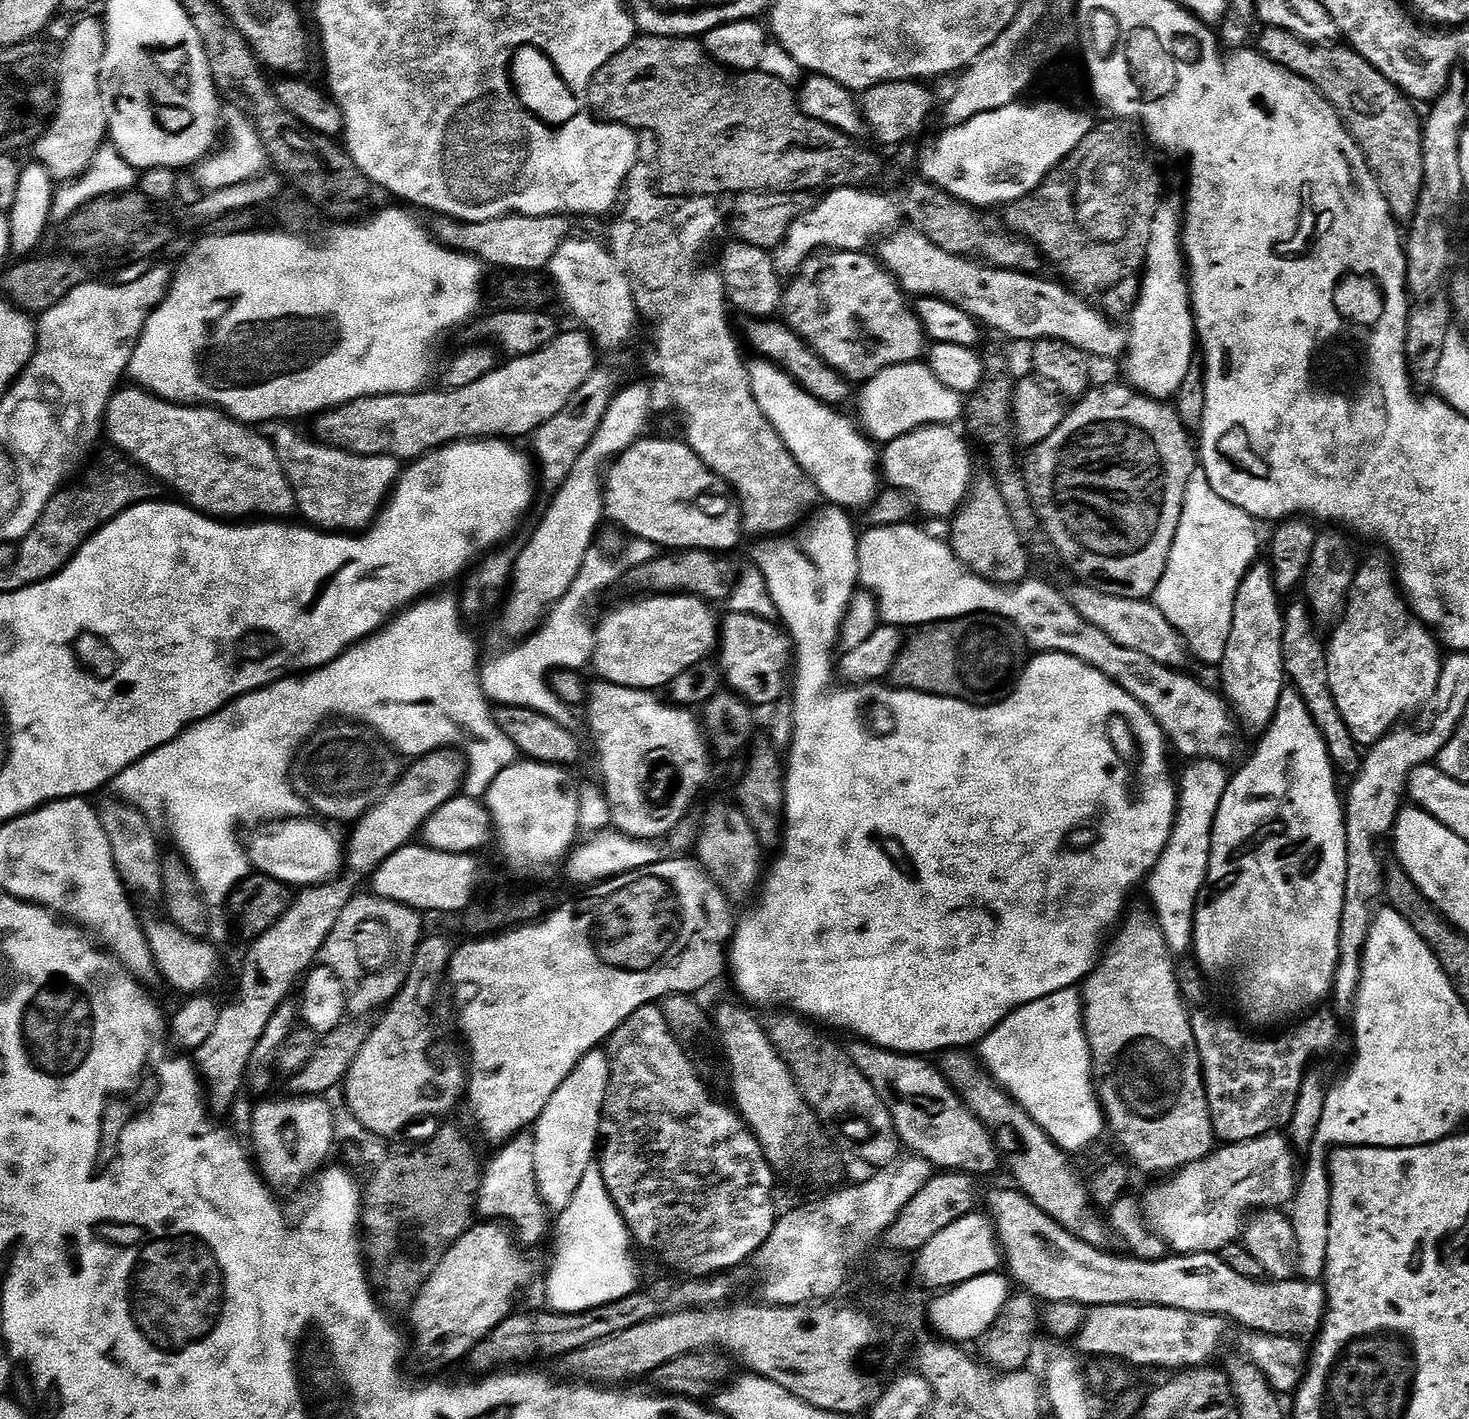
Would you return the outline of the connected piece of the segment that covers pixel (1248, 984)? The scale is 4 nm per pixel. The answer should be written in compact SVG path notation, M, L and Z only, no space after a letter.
M1285 687L1278 702L1278 710L1259 740L1260 745L1253 750L1252 757L1237 772L1231 773L1226 786L1226 794L1222 794L1216 824L1212 827L1212 857L1208 867L1208 877L1204 883L1203 893L1196 900L1196 913L1192 923L1192 943L1194 953L1196 952L1197 962L1195 963L1205 973L1206 971L1221 972L1228 979L1228 984L1232 987L1232 996L1236 999L1241 1014L1250 1023L1257 1024L1260 1028L1276 1028L1279 1024L1288 1026L1307 1017L1309 1013L1323 1005L1320 1003L1324 999L1326 1001L1329 999L1340 957L1340 923L1344 905L1344 887L1346 886L1348 839L1344 825L1342 792L1336 789L1338 773L1332 766L1332 759L1326 750L1326 742L1318 728L1314 726L1314 720L1310 718L1310 712L1306 710L1306 704L1302 702L1295 688Z

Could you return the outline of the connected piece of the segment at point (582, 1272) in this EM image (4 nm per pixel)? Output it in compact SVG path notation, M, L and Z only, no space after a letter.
M593 1166L586 1170L586 1174L582 1178L582 1186L578 1186L576 1198L570 1202L570 1206L566 1206L564 1212L559 1213L557 1222L554 1224L554 1236L556 1232L556 1253L552 1256L552 1269L548 1272L548 1285L545 1286L544 1292L548 1295L547 1307L554 1312L585 1312L586 1310L594 1310L598 1306L606 1306L606 1302L618 1302L618 1298L626 1298L631 1292L637 1291L641 1287L640 1276L636 1273L636 1260L632 1257L632 1248L634 1249L634 1241L629 1235L628 1225L624 1223L623 1217L620 1215L616 1204L611 1200L610 1194L607 1192L606 1182L600 1175L599 1167Z

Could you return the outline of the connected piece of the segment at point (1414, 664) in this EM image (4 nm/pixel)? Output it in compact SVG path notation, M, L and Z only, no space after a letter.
M1372 556L1357 567L1344 616L1335 625L1332 645L1330 642L1326 648L1334 702L1338 704L1350 734L1354 734L1357 744L1361 746L1377 744L1387 732L1401 723L1400 716L1408 716L1415 708L1422 707L1424 703L1427 705L1440 685L1441 645L1432 629L1427 628L1412 611L1409 601L1398 587L1389 557L1384 556Z

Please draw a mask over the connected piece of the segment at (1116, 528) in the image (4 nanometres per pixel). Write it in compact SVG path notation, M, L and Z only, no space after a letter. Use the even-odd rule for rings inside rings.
M1127 383L1108 384L1105 388L1093 387L1075 401L1076 404L1067 409L1064 421L1038 447L1031 449L1026 466L1029 497L1032 499L1036 514L1045 528L1048 538L1056 548L1056 556L1064 559L1072 567L1080 584L1088 584L1097 588L1102 594L1114 594L1118 598L1131 600L1147 600L1155 597L1158 582L1162 582L1162 574L1166 574L1166 562L1170 558L1170 550L1174 546L1174 534L1178 534L1178 522L1182 518L1182 506L1186 498L1186 482L1190 482L1190 474L1198 471L1198 448L1190 437L1190 429L1178 418L1175 407L1163 400L1152 400L1136 391Z

